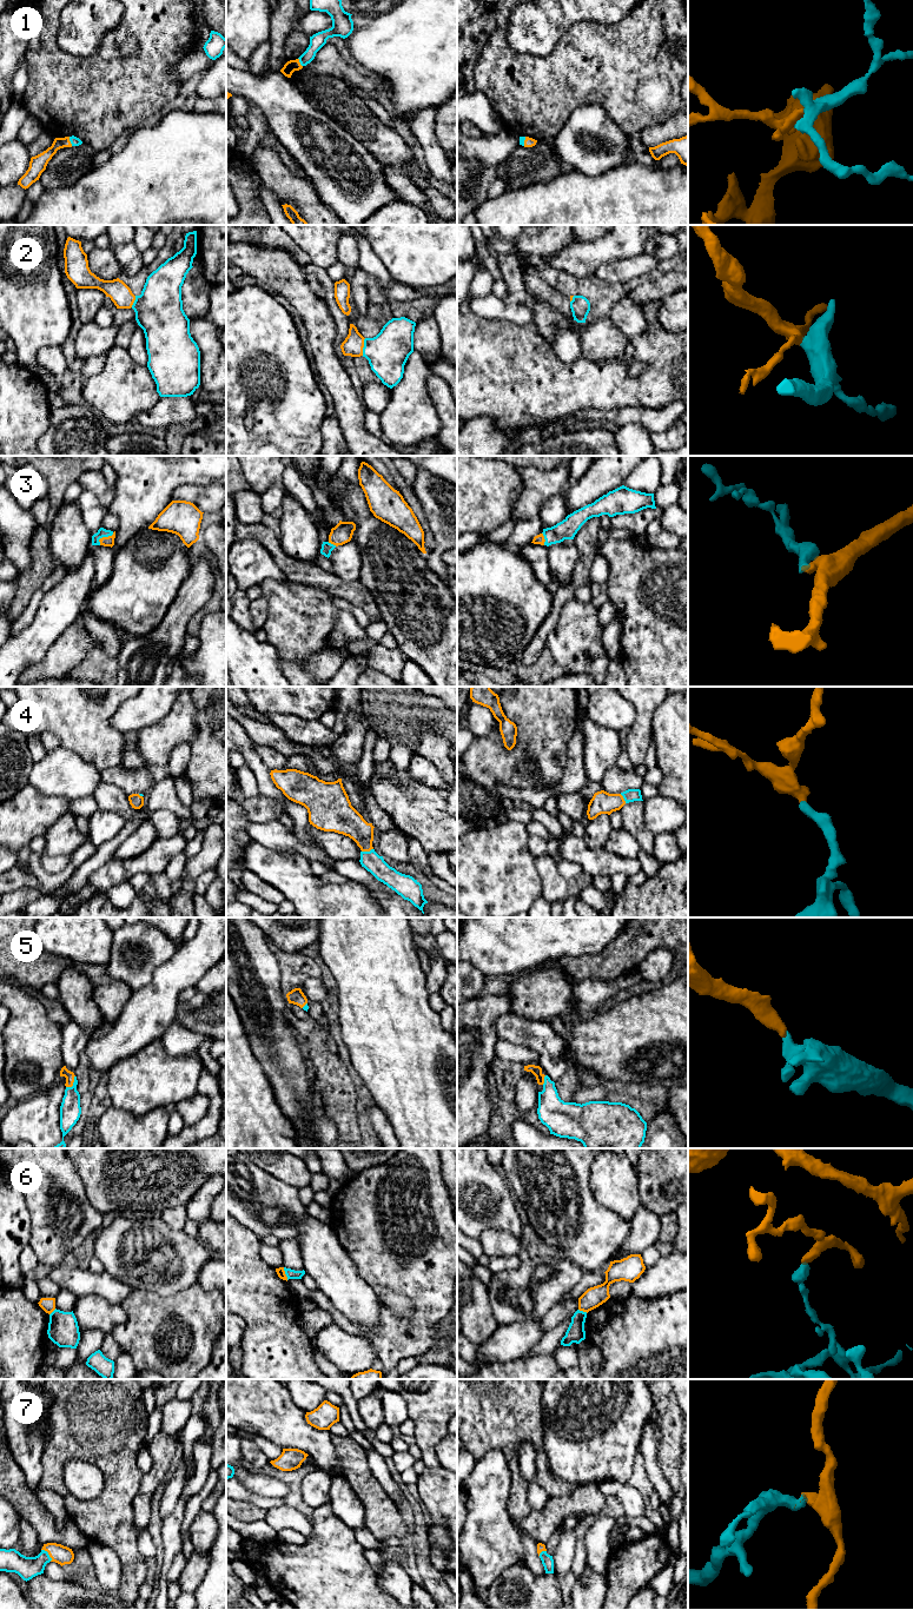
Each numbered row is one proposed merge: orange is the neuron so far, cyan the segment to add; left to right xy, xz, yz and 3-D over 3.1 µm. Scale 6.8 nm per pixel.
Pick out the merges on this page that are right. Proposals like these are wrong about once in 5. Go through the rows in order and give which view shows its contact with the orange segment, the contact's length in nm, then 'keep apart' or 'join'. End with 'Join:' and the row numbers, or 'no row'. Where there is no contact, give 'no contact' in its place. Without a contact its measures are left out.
1: xy | 70 nm | join
2: xz | 120 nm | join
3: xy | 130 nm | join
4: xz | 80 nm | join
5: xy | 110 nm | join
6: xz | 90 nm | keep apart
7: xy | 110 nm | join
Join: 1, 2, 3, 4, 5, 7

